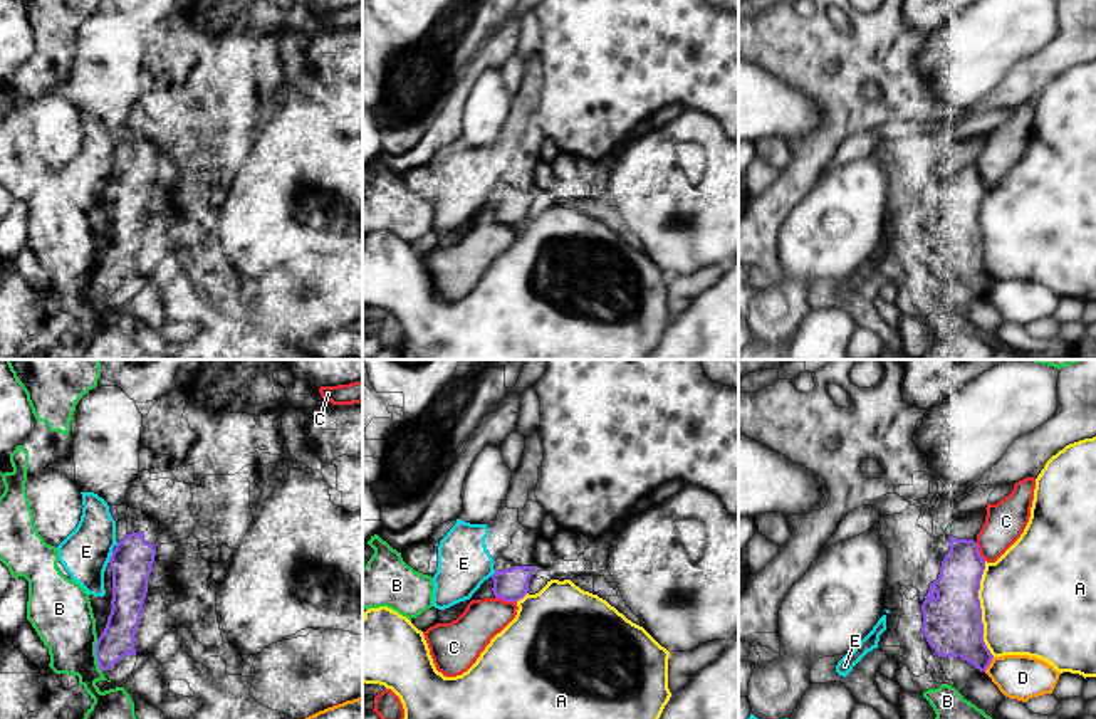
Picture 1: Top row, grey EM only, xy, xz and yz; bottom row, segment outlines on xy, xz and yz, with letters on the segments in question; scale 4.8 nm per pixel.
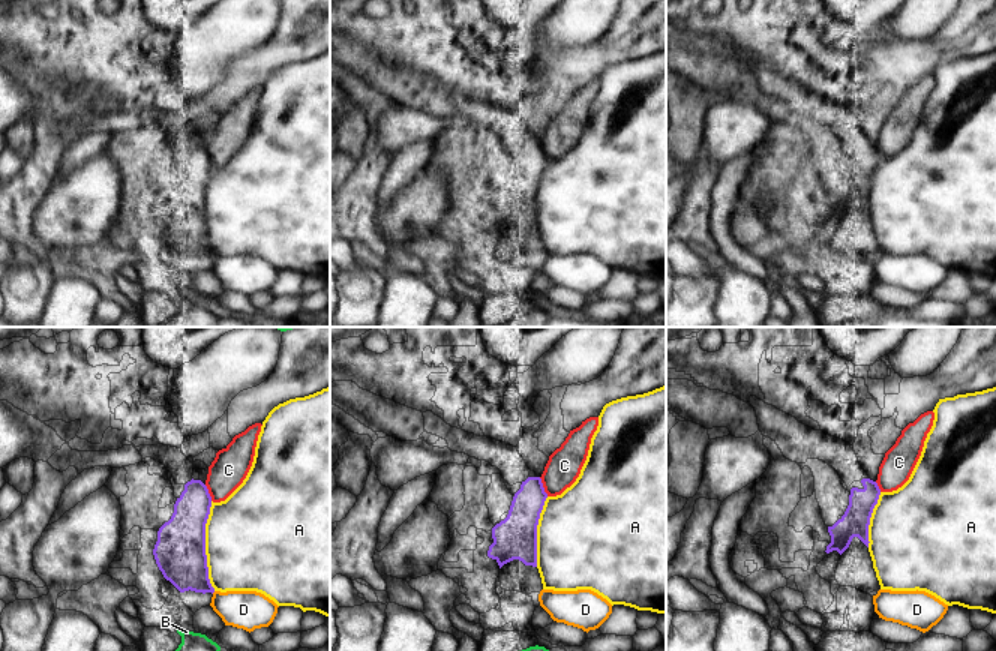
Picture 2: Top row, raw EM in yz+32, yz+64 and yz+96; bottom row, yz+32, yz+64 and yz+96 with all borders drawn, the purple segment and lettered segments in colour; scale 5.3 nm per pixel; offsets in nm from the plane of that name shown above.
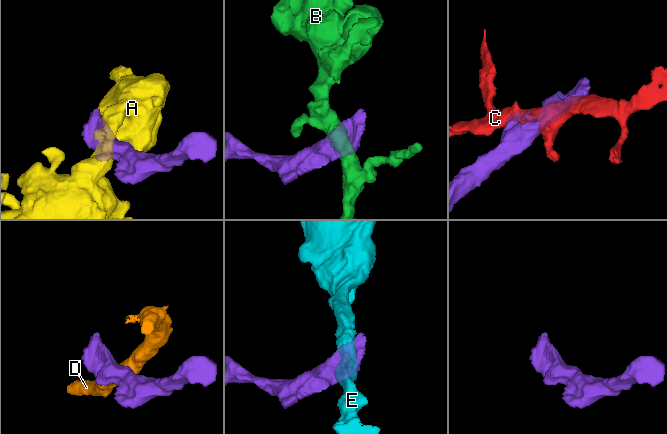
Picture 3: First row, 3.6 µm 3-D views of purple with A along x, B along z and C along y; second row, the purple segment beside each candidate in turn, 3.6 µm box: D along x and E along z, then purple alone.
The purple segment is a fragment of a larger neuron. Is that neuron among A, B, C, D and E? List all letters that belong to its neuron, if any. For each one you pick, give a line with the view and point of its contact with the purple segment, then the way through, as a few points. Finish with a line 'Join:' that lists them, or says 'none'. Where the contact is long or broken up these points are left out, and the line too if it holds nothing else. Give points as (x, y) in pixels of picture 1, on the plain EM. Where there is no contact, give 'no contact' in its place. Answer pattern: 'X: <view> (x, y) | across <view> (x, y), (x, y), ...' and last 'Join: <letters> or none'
Join: none

